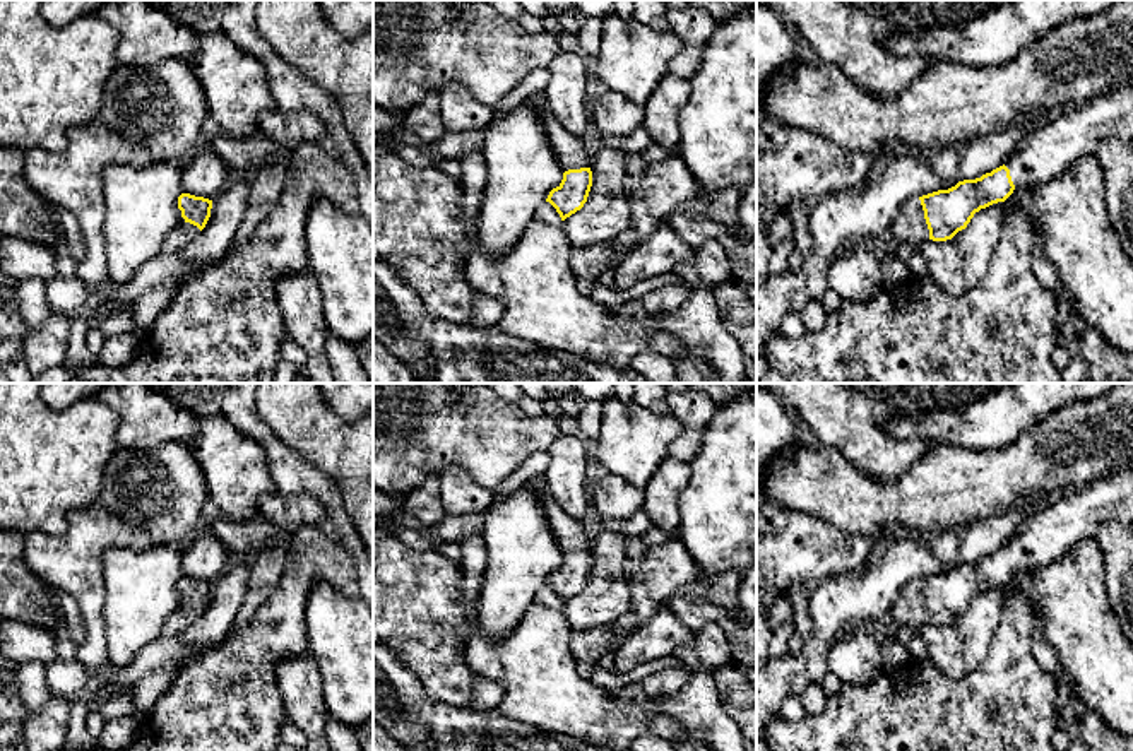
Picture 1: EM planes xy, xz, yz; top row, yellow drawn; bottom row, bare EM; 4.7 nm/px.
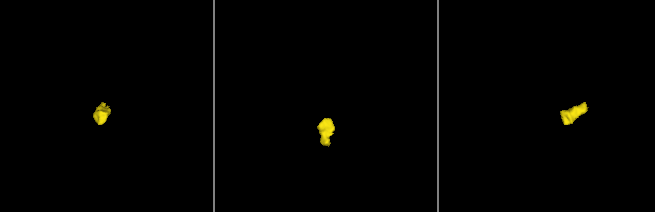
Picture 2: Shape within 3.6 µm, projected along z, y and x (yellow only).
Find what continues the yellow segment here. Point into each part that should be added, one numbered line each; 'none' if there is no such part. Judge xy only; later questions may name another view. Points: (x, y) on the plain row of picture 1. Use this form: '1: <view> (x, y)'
1: xy (183, 616)

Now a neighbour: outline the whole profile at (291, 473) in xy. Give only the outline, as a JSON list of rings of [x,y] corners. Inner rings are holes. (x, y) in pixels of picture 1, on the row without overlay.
[[[233,383],[222,399],[221,414],[260,445],[279,493],[306,493],[323,505],[327,529],[351,554],[361,597],[373,607],[373,558],[344,508],[337,484],[274,435],[258,414],[255,392],[257,383]]]

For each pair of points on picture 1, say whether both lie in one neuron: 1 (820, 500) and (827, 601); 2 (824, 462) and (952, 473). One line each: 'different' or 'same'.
1: different
2: same

